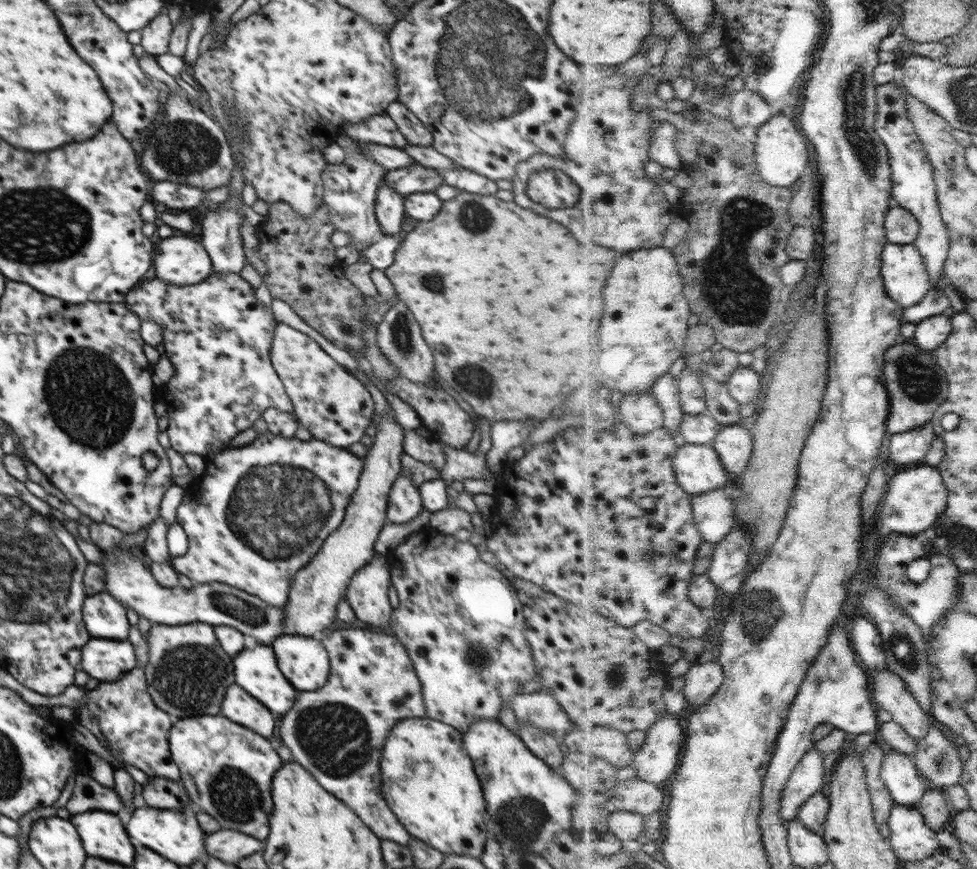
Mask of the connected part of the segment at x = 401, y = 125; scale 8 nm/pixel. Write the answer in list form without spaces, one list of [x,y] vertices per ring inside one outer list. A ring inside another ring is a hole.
[[[394,100],[388,106],[386,114],[398,125],[399,131],[406,137],[408,143],[422,147],[431,146],[432,133],[399,100]]]

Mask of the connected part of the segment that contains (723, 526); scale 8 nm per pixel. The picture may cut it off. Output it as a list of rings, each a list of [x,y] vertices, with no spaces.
[[[724,487],[692,496],[698,529],[705,541],[720,545],[738,524],[736,501],[728,496]]]

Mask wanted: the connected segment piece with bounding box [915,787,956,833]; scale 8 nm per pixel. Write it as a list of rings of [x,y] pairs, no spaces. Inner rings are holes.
[[[930,787],[921,802],[915,805],[928,820],[928,824],[938,833],[949,829],[956,812],[946,790]]]

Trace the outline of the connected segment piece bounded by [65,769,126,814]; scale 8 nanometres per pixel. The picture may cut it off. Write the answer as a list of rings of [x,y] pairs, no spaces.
[[[84,769],[75,778],[72,798],[65,806],[71,814],[88,812],[88,810],[106,810],[118,812],[123,806],[122,799],[113,788],[106,788],[96,782],[89,771]]]

